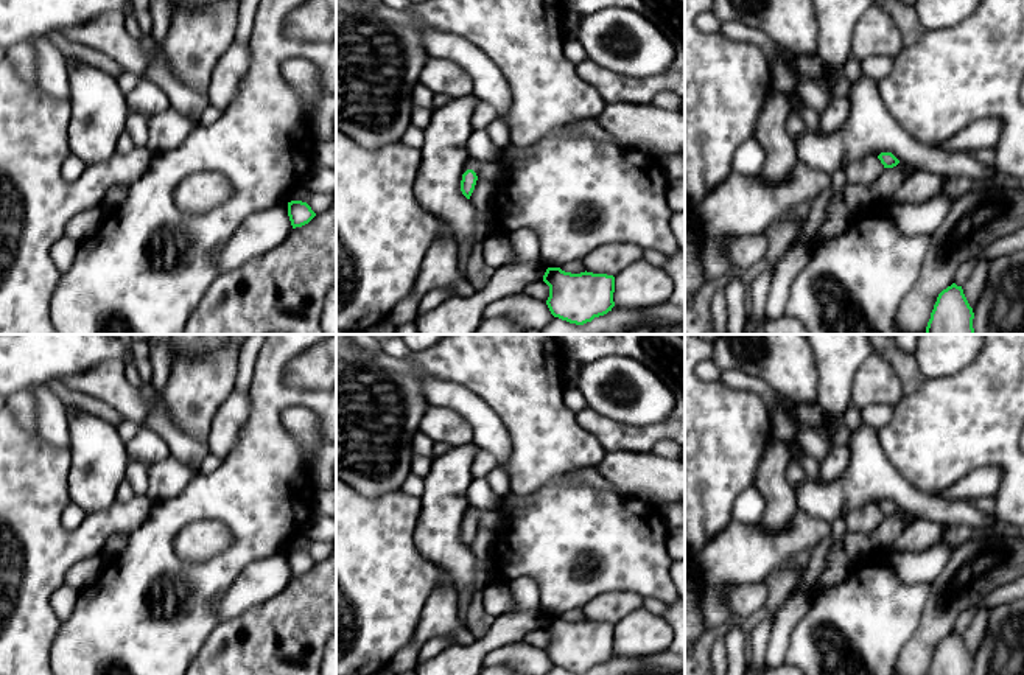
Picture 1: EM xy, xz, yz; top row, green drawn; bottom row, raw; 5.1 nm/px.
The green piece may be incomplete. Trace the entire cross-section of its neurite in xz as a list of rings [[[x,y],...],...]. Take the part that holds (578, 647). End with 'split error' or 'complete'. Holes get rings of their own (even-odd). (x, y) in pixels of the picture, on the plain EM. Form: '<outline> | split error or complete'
[[[548,616],[543,630],[549,635],[546,653],[551,663],[570,672],[584,673],[615,655],[613,624]]] | complete

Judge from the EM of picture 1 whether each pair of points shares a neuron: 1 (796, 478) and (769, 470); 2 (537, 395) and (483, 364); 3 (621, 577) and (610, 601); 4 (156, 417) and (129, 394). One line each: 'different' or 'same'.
1: different
2: same
3: different
4: different

